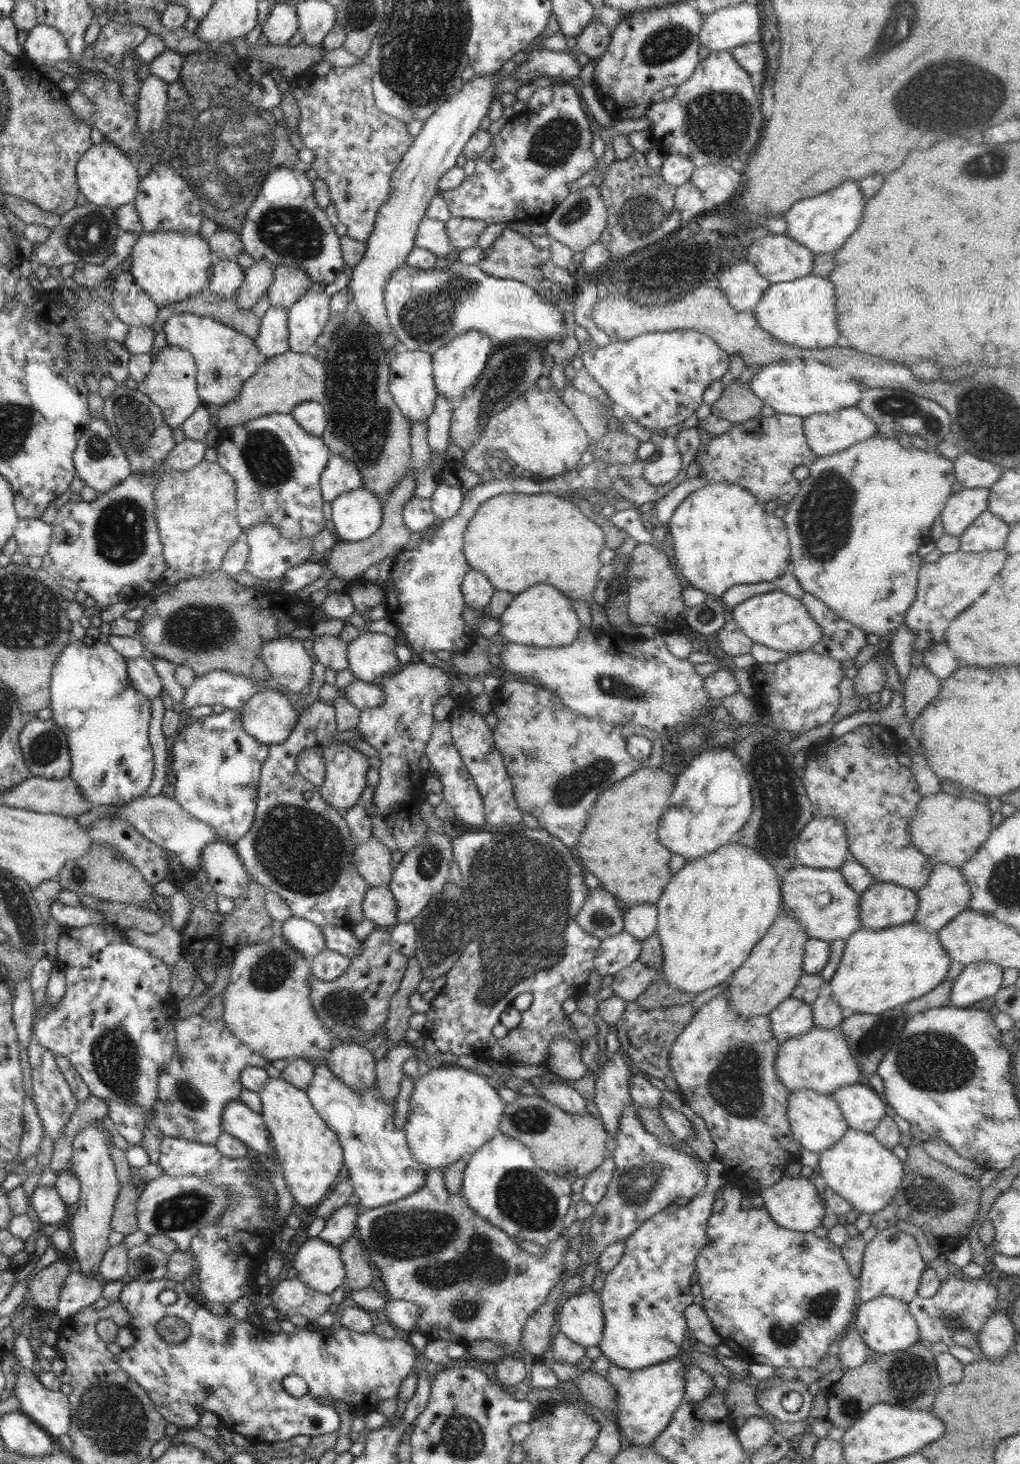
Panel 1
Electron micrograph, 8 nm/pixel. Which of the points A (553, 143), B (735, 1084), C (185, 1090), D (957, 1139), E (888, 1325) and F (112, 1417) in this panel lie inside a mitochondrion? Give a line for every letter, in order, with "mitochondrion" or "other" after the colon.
A: mitochondrion
B: mitochondrion
C: mitochondrion
D: other
E: other
F: mitochondrion

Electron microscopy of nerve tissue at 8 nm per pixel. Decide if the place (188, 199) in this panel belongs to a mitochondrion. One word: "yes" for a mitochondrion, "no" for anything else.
yes

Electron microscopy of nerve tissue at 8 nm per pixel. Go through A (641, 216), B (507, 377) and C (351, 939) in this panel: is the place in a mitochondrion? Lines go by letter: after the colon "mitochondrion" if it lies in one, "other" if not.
A: mitochondrion
B: mitochondrion
C: other

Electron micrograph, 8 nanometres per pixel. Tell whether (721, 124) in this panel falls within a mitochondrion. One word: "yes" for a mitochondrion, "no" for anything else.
yes

